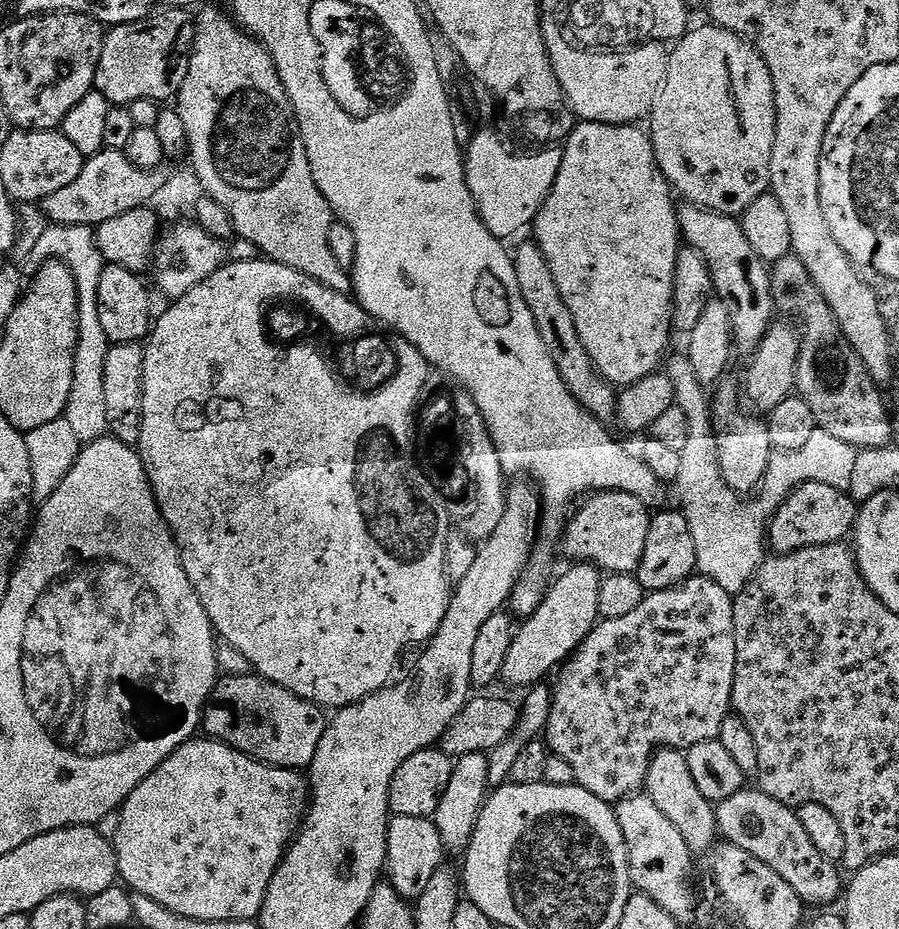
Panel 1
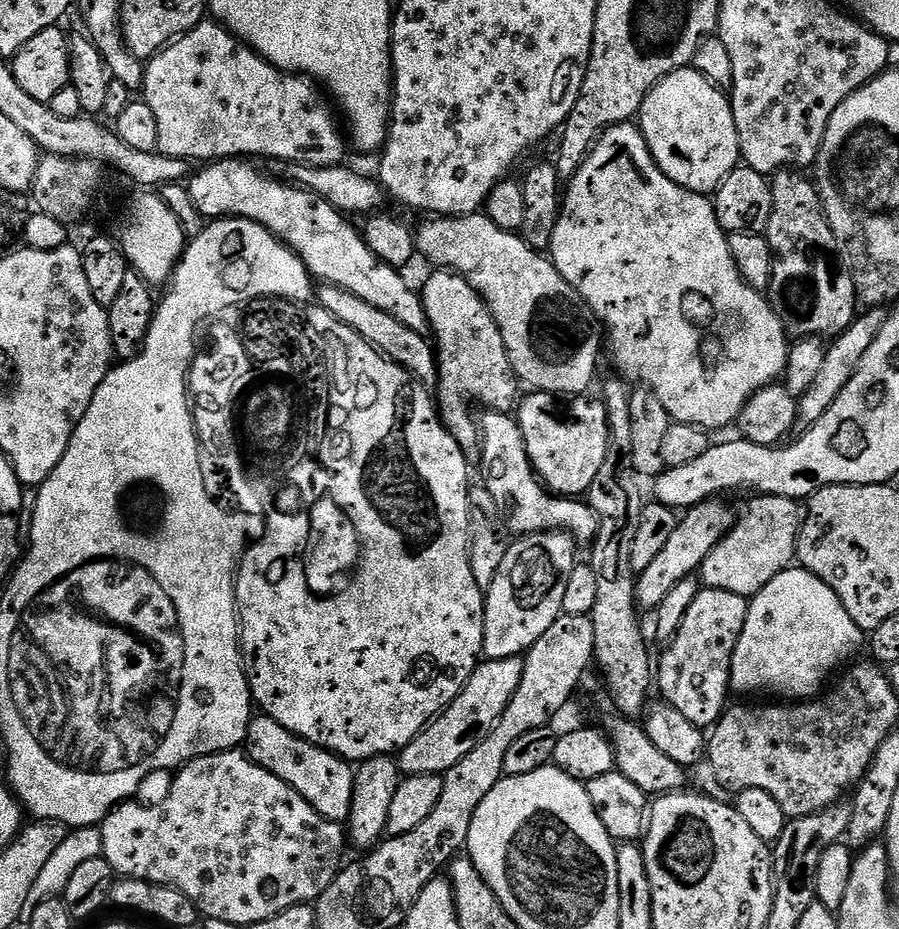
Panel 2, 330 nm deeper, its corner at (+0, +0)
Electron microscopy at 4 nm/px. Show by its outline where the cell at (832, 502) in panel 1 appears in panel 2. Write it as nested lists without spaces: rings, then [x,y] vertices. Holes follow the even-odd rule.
[[[757,495],[748,504],[748,513],[733,523],[732,529],[714,546],[700,568],[699,579],[705,588],[726,590],[751,598],[796,560],[796,543],[802,523],[802,508],[797,501],[781,496]]]

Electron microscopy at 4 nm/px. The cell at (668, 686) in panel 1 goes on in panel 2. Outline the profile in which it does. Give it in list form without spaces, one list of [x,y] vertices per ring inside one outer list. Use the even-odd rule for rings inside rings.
[[[701,587],[676,636],[665,647],[664,657],[658,660],[658,692],[660,688],[663,703],[694,722],[696,728],[711,729],[729,703],[734,646],[746,626],[748,606],[749,601],[738,594]]]

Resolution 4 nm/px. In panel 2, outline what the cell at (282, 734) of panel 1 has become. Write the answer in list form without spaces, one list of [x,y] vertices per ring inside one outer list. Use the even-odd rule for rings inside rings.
[[[263,714],[252,717],[248,727],[246,755],[249,760],[262,766],[262,770],[274,774],[274,778],[282,778],[286,786],[302,794],[302,798],[306,798],[306,802],[310,802],[310,806],[314,806],[314,810],[322,814],[322,818],[347,821],[352,809],[356,781],[353,765],[349,761],[319,748],[317,744],[311,744],[309,740],[303,740],[301,736],[295,736],[293,732],[286,730],[286,726]]]

